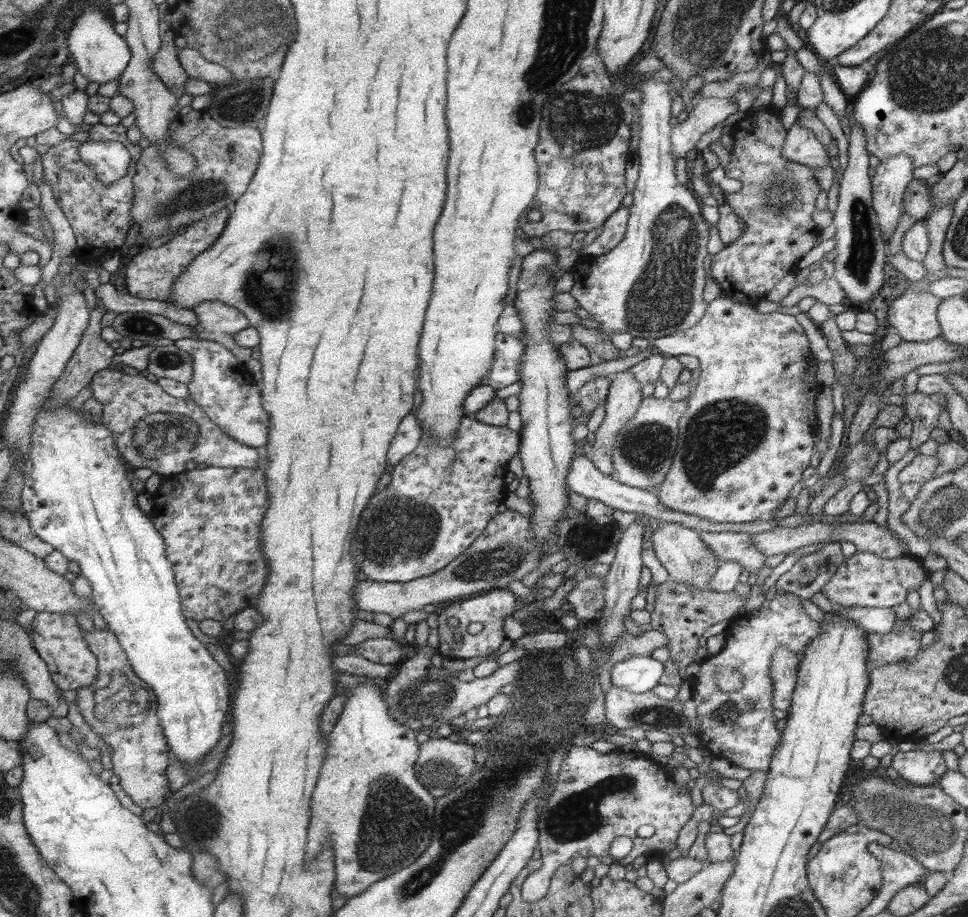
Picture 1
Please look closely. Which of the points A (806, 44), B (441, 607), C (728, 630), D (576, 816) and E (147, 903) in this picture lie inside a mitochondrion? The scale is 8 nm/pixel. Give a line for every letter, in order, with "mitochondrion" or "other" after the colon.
A: other
B: other
C: other
D: mitochondrion
E: other

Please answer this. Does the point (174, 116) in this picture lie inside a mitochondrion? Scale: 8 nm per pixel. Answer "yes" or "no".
no

